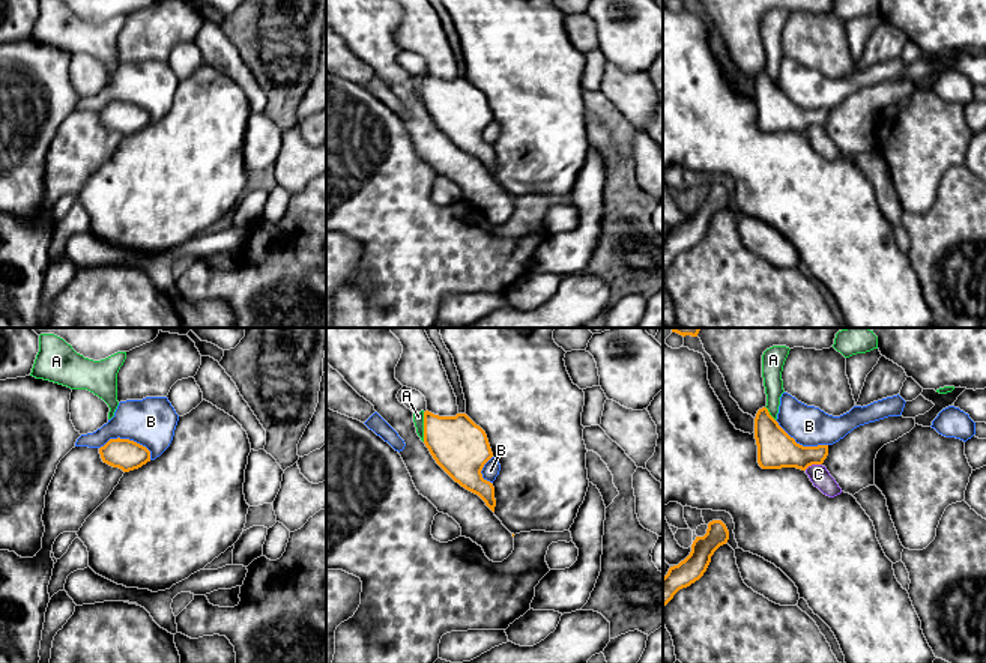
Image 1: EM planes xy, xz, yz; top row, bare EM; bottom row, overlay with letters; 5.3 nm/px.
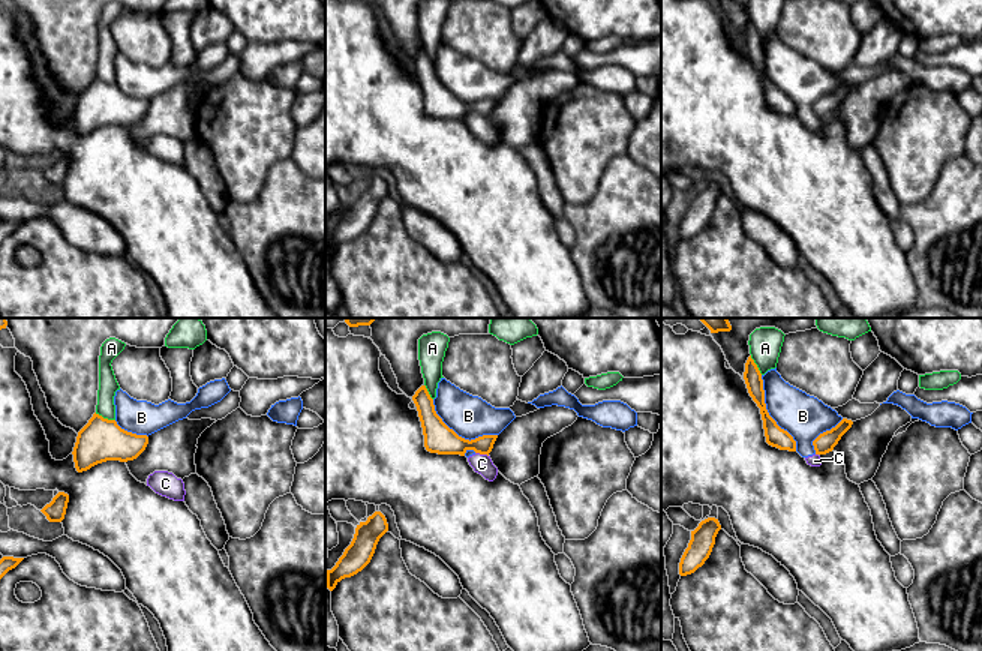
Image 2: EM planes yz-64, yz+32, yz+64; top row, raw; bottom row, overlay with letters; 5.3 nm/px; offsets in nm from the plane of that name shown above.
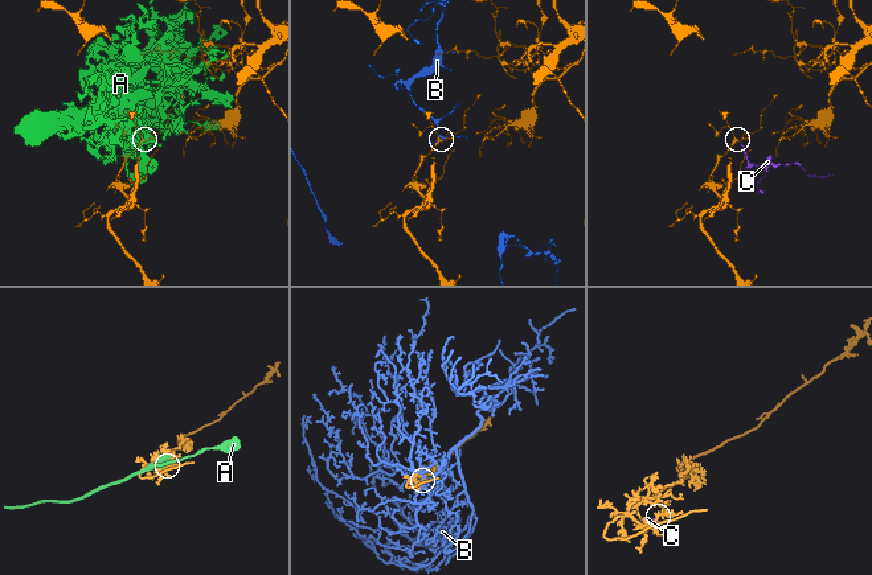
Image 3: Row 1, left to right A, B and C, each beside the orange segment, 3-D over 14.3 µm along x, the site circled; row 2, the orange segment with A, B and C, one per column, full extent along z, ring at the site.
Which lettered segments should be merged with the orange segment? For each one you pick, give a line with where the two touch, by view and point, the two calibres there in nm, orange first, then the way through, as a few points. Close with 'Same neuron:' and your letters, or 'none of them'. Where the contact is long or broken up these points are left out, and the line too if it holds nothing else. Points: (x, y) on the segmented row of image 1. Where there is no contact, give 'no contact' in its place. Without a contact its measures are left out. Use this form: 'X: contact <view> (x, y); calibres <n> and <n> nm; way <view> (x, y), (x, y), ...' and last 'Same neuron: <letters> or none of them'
Same neuron: none of them

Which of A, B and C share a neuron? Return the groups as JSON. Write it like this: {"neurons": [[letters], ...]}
{"neurons": [["A"], ["B", "C"]]}

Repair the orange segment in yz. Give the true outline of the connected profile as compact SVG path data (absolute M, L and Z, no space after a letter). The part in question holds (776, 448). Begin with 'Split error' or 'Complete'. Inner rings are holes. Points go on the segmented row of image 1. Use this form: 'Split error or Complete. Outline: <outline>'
Complete. Outline: M767 407L756 413L755 439L758 463L762 469L797 468L806 471L812 465L822 465L828 456L828 445L803 447L797 444Z

